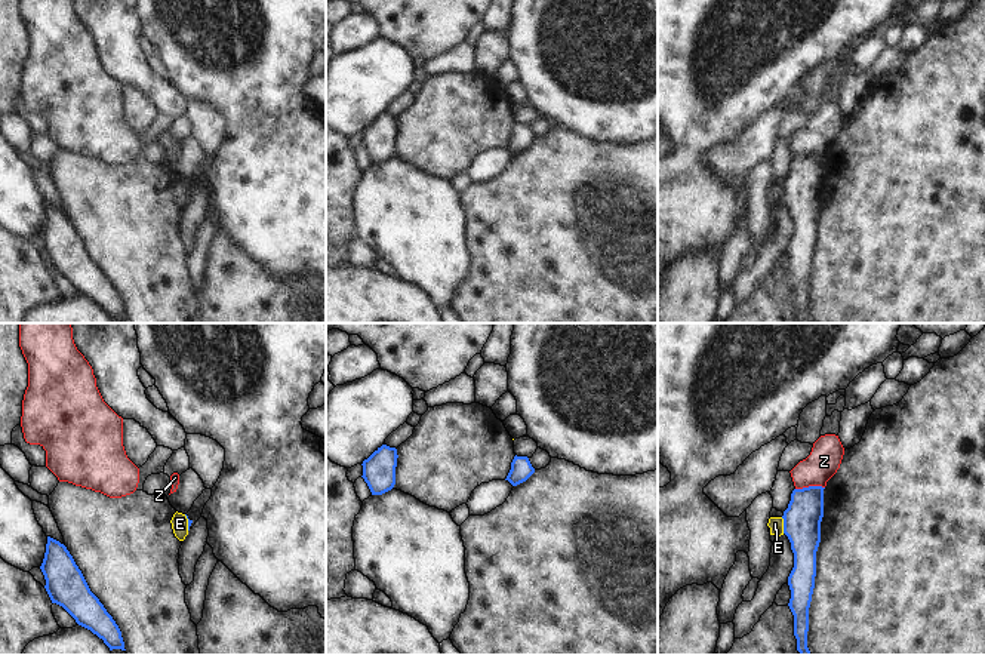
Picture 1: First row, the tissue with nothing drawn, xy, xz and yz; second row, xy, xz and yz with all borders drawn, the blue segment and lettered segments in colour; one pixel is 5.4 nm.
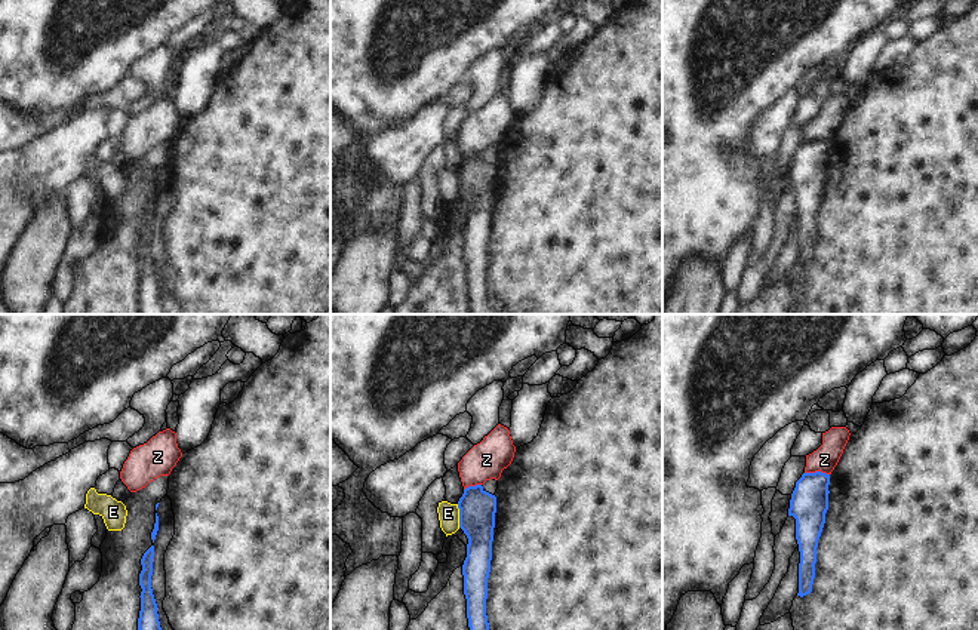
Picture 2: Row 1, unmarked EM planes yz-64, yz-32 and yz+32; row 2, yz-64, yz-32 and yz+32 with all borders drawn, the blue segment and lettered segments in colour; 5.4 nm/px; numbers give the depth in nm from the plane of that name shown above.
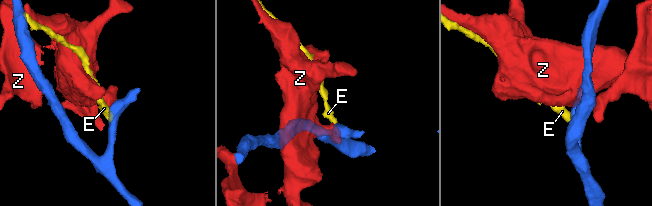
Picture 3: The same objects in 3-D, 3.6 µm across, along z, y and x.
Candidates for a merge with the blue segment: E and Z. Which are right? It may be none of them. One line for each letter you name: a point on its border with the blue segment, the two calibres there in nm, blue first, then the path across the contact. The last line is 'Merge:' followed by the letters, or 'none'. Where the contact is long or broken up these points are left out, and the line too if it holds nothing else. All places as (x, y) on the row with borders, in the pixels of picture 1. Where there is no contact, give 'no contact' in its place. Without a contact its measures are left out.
Merge: none

